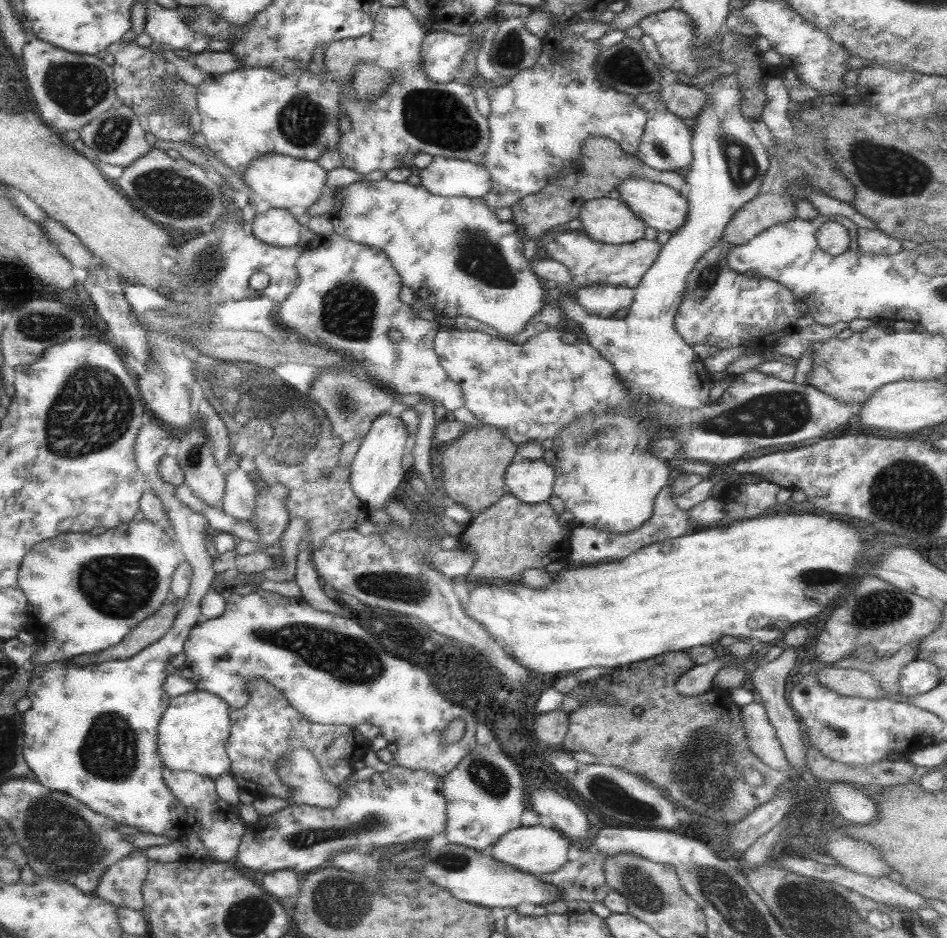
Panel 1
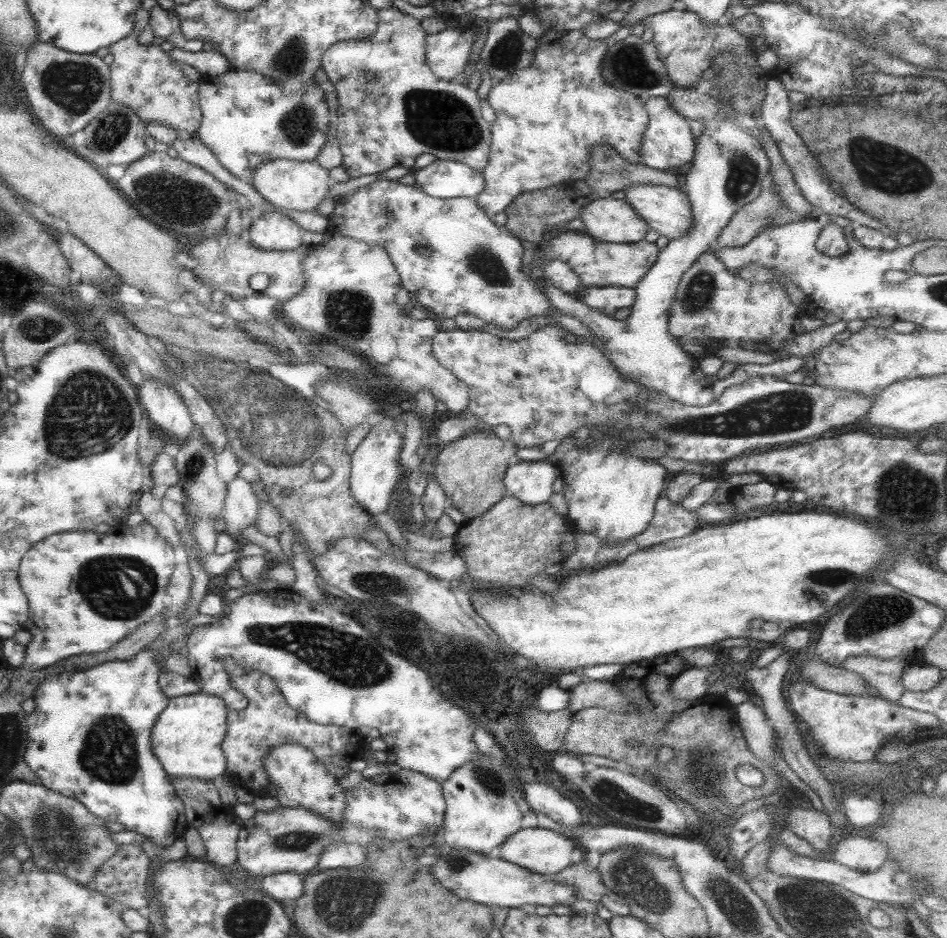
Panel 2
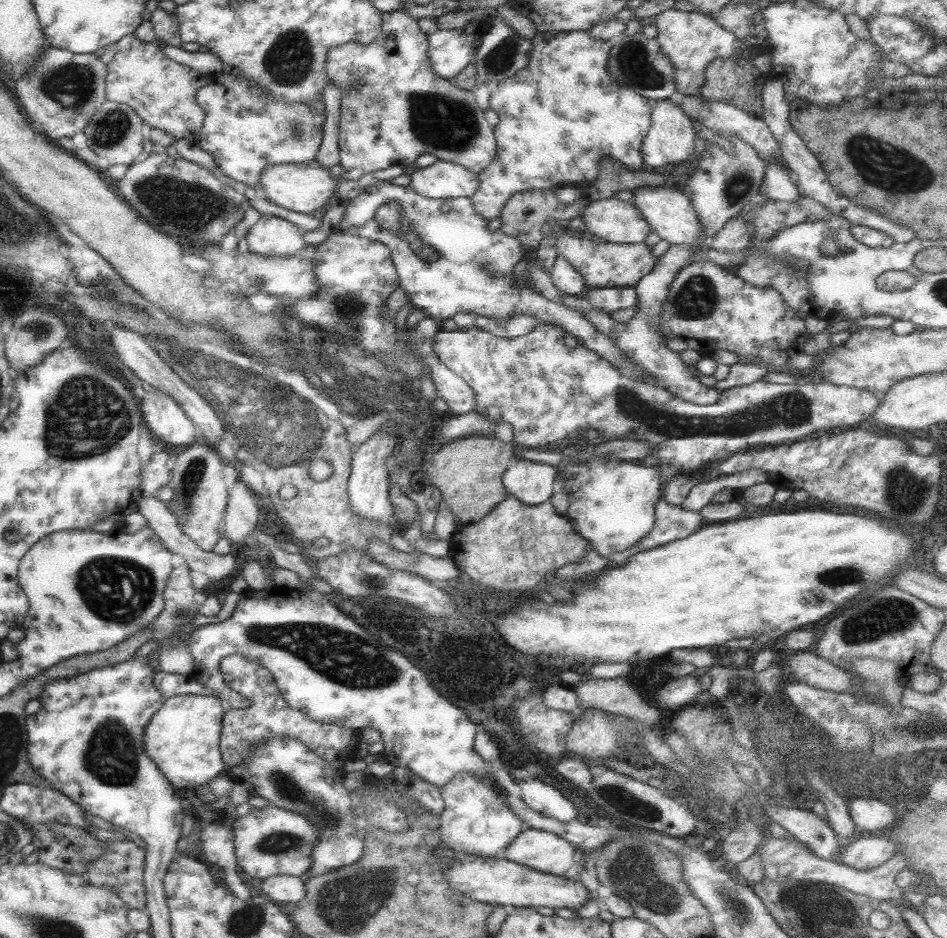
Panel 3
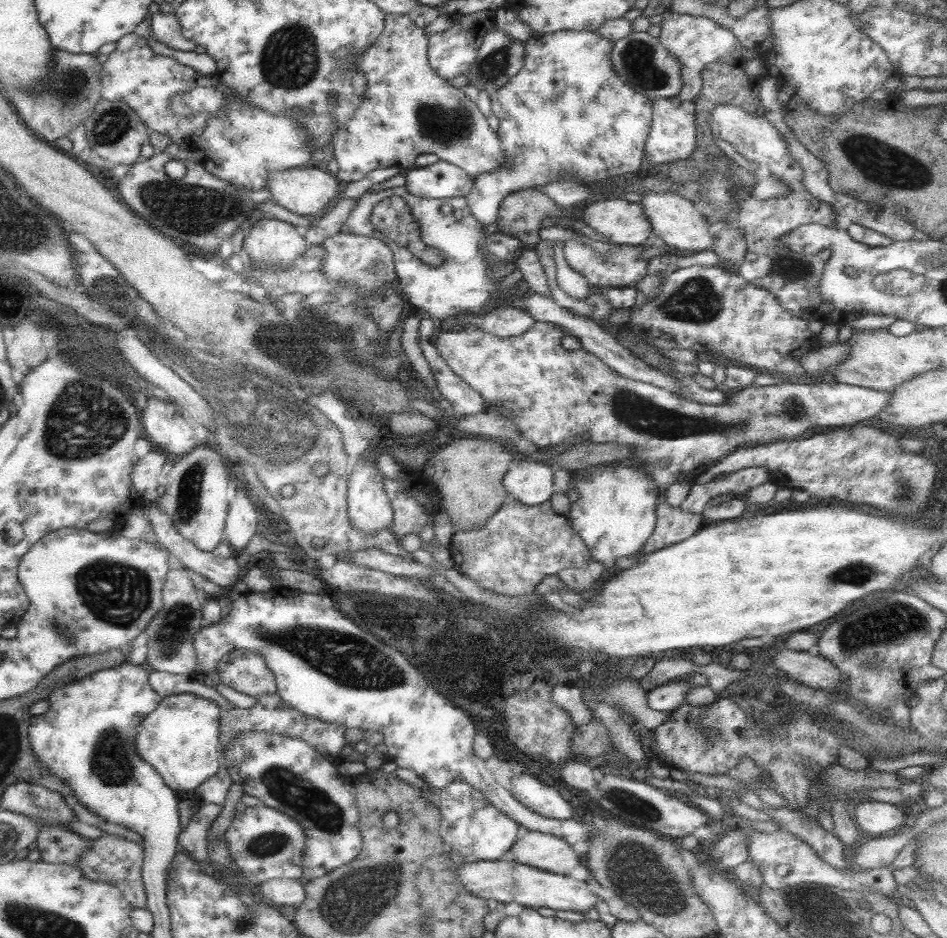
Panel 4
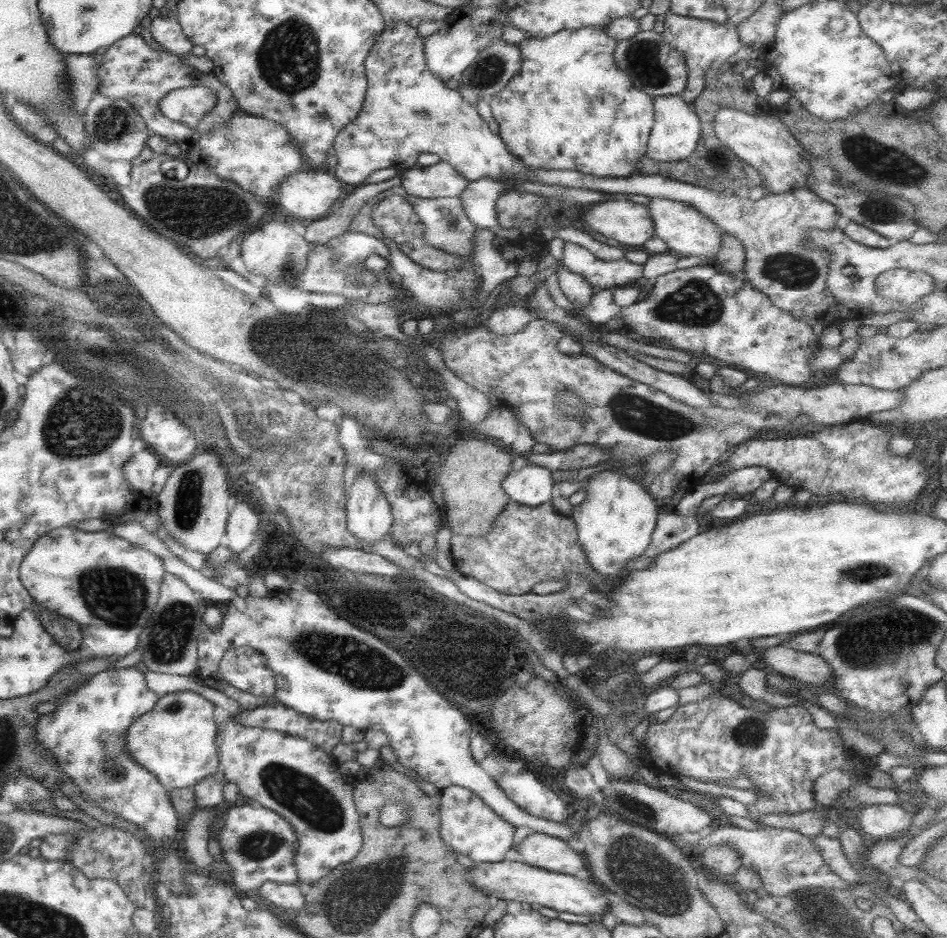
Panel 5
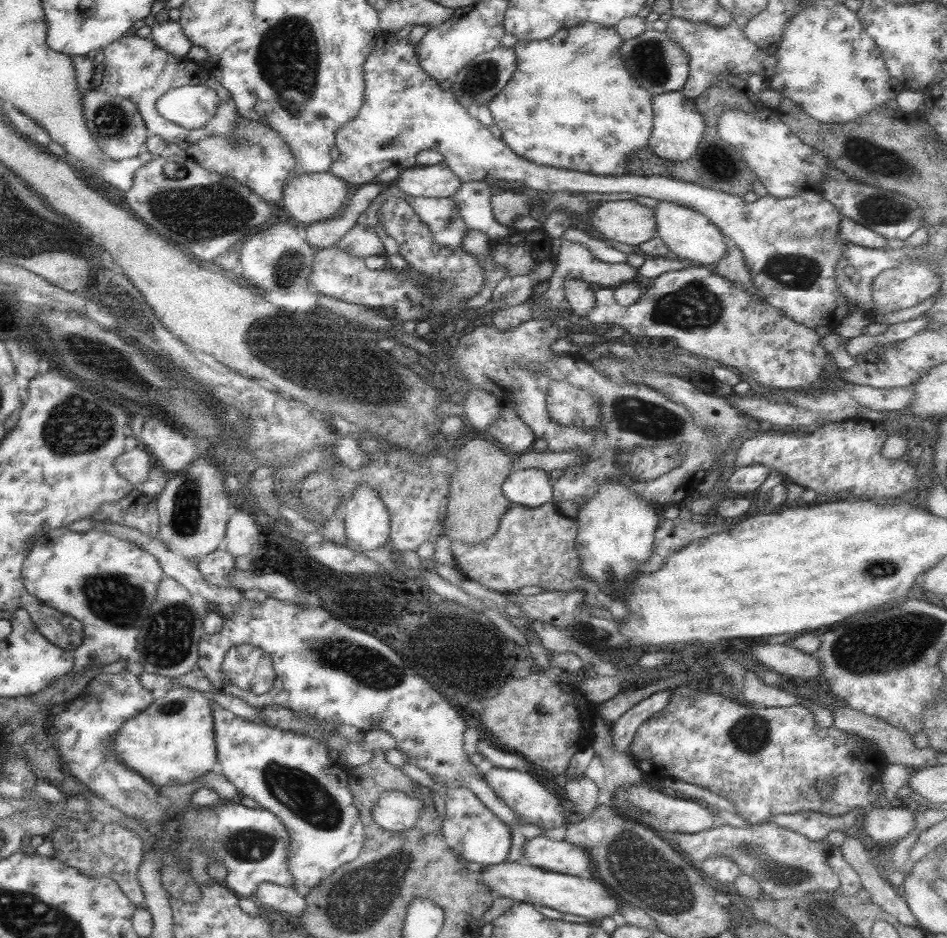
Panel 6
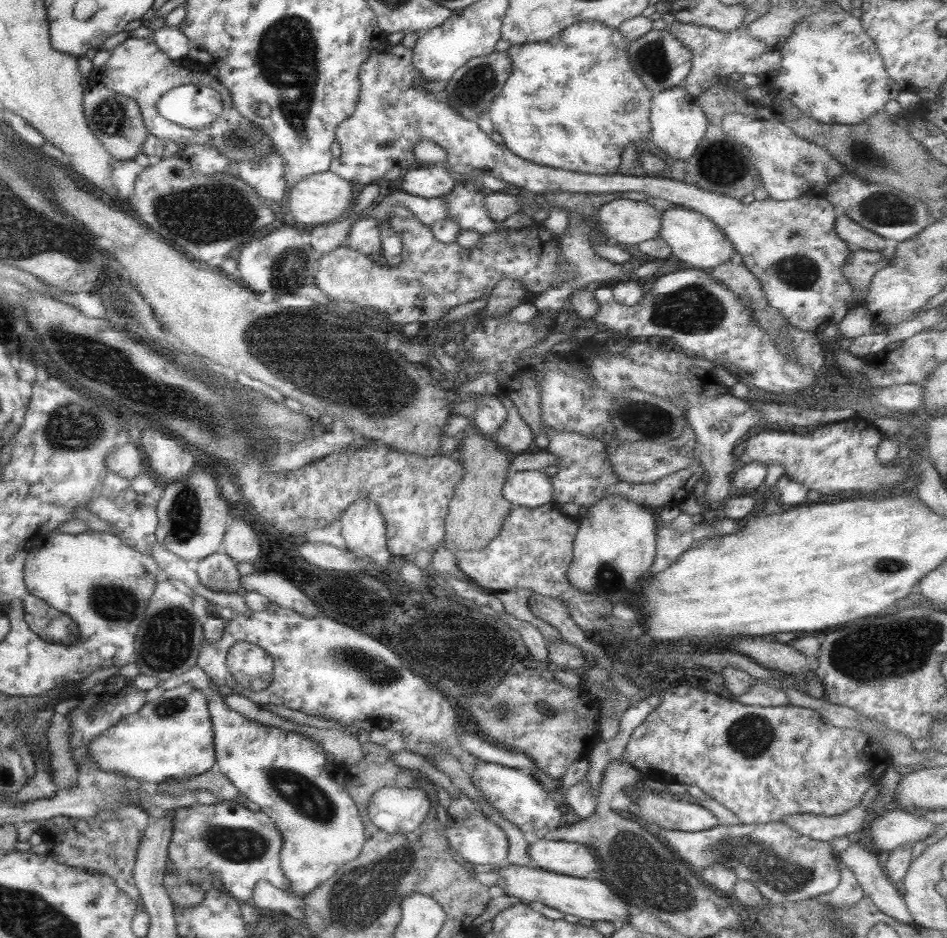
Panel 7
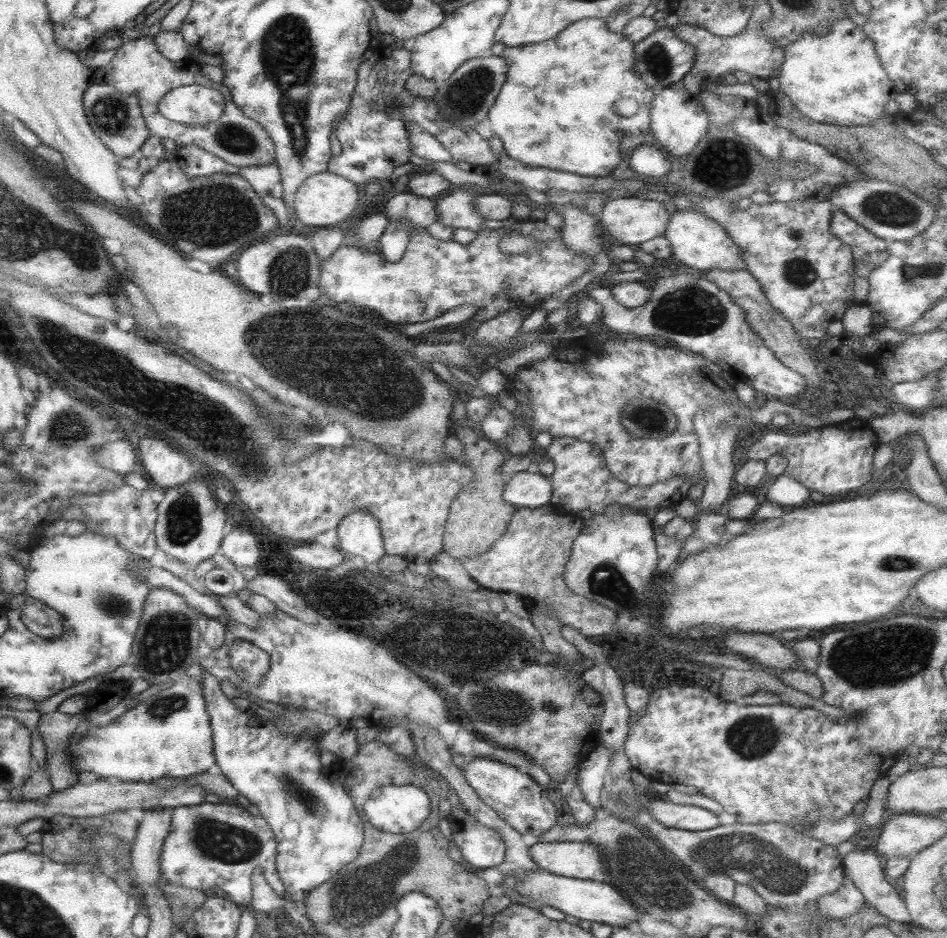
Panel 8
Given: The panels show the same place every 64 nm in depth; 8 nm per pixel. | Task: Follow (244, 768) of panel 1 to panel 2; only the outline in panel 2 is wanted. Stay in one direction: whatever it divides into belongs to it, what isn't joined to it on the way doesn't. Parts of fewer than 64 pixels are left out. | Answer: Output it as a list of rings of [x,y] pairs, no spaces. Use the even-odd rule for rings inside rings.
[[[225,658],[222,664],[230,685],[248,700],[243,710],[229,709],[225,714],[226,731],[220,747],[225,757],[225,771],[230,774],[234,785],[245,787],[254,797],[265,796],[266,792],[274,794],[274,788],[268,785],[263,761],[278,744],[297,744],[310,750],[337,781],[350,771],[350,763],[360,757],[363,744],[356,738],[354,730],[309,722],[303,714],[287,706],[272,678],[256,670],[236,666],[230,658]]]

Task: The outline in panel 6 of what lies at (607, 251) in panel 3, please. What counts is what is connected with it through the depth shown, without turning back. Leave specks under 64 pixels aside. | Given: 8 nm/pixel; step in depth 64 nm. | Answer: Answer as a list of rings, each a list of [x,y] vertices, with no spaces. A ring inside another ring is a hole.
[[[560,238],[559,252],[554,258],[554,269],[547,279],[548,287],[541,294],[541,297],[534,297],[533,301],[537,304],[544,305],[548,307],[558,306],[559,302],[563,300],[563,285],[564,280],[571,278],[576,278],[577,280],[582,280],[589,285],[589,288],[593,291],[602,288],[614,288],[622,283],[634,282],[637,277],[637,269],[625,263],[606,263],[591,255],[587,246],[582,245],[578,242],[567,241],[566,239]]]

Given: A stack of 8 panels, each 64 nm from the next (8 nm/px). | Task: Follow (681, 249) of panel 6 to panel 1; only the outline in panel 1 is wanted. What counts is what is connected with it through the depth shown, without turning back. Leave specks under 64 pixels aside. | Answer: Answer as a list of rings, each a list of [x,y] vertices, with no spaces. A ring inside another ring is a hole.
[[[626,178],[615,189],[619,193],[619,199],[627,205],[627,208],[640,218],[646,227],[655,229],[657,233],[665,231],[671,234],[685,220],[687,201],[683,192],[677,192],[664,184],[640,178]]]

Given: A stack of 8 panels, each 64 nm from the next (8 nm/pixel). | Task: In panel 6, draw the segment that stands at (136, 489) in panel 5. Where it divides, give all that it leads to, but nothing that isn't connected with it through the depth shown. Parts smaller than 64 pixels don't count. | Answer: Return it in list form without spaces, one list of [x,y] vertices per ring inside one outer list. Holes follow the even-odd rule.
[[[136,446],[117,456],[113,461],[113,470],[133,487],[147,480],[149,472],[153,470],[153,459],[143,448]]]

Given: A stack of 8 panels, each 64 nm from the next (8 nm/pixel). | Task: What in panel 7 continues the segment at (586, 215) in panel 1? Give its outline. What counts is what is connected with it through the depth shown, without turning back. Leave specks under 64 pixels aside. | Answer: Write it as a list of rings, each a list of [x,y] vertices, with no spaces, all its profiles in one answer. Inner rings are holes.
[[[639,198],[613,199],[596,212],[597,226],[610,243],[636,245],[659,232],[660,212]]]

